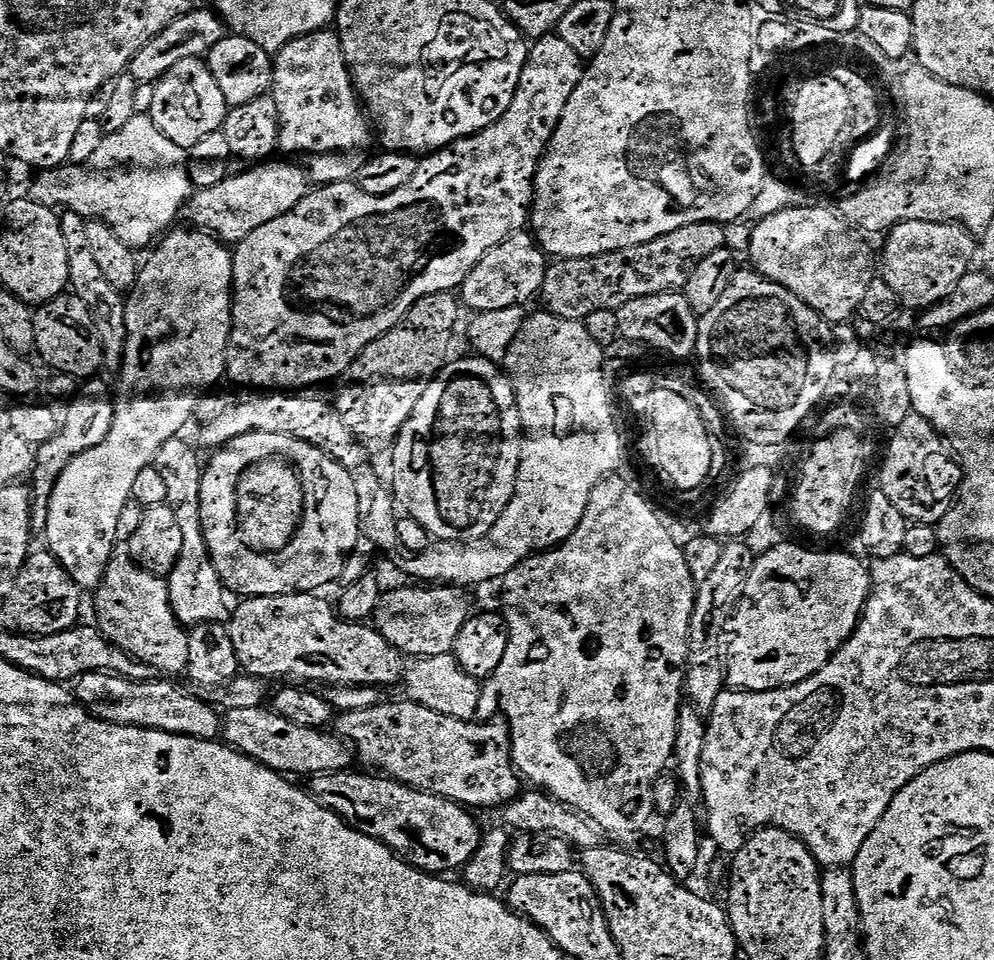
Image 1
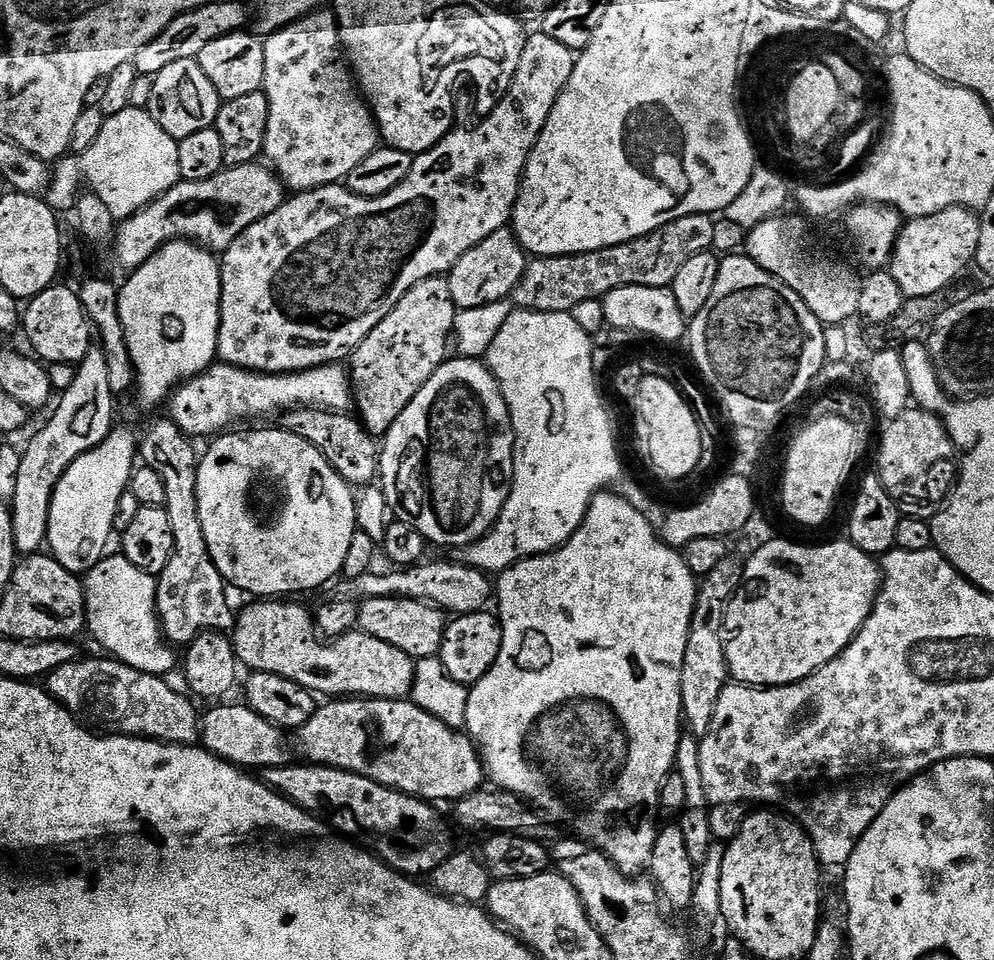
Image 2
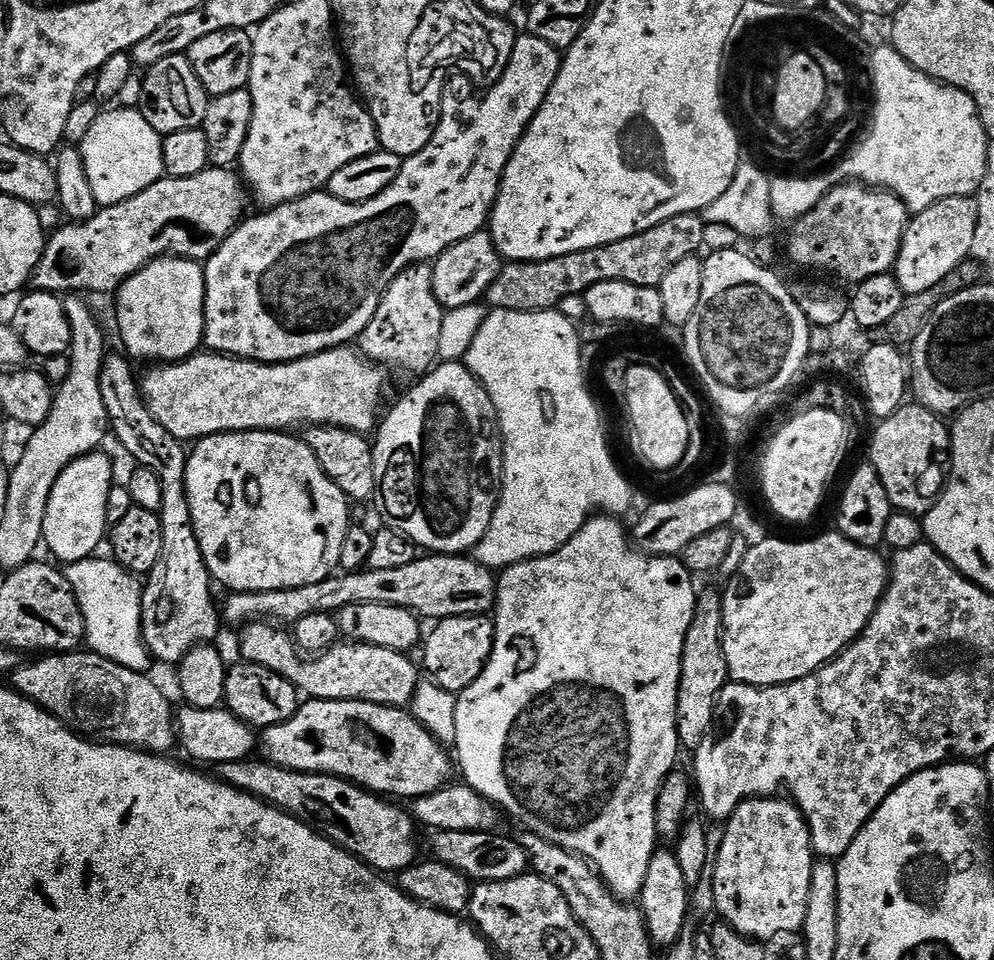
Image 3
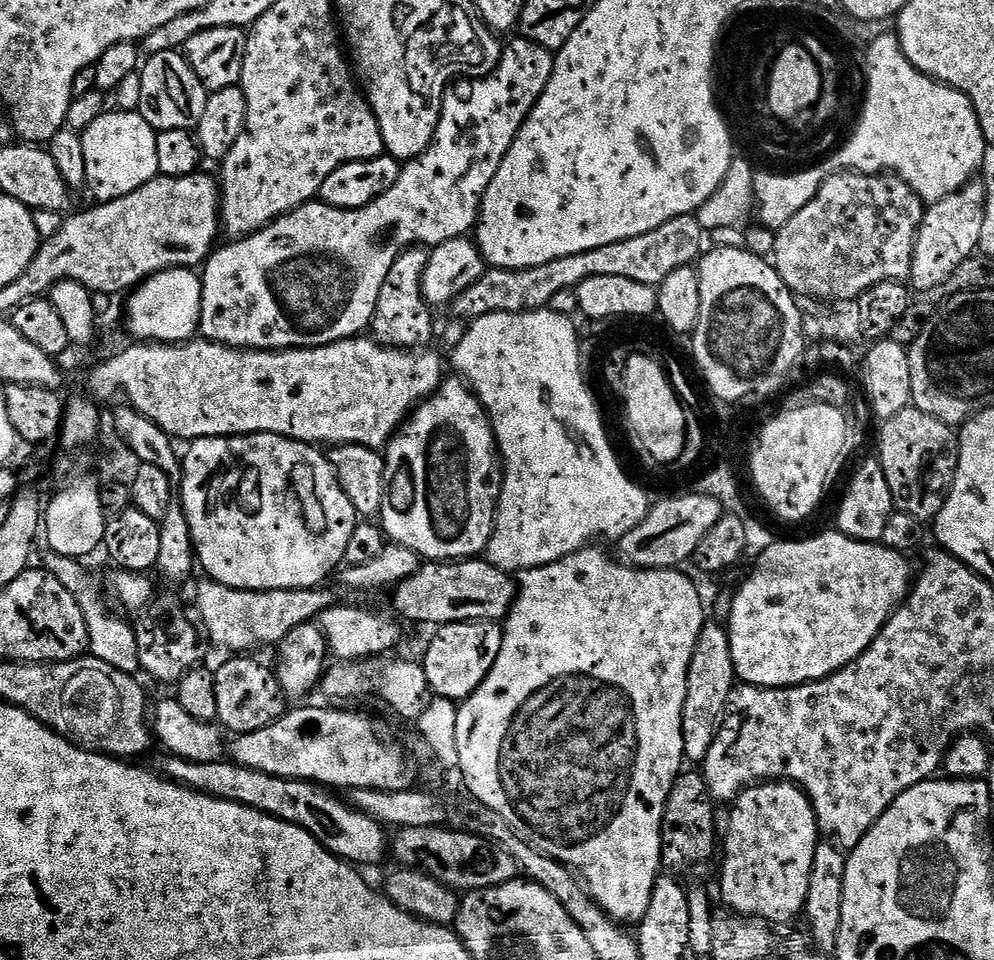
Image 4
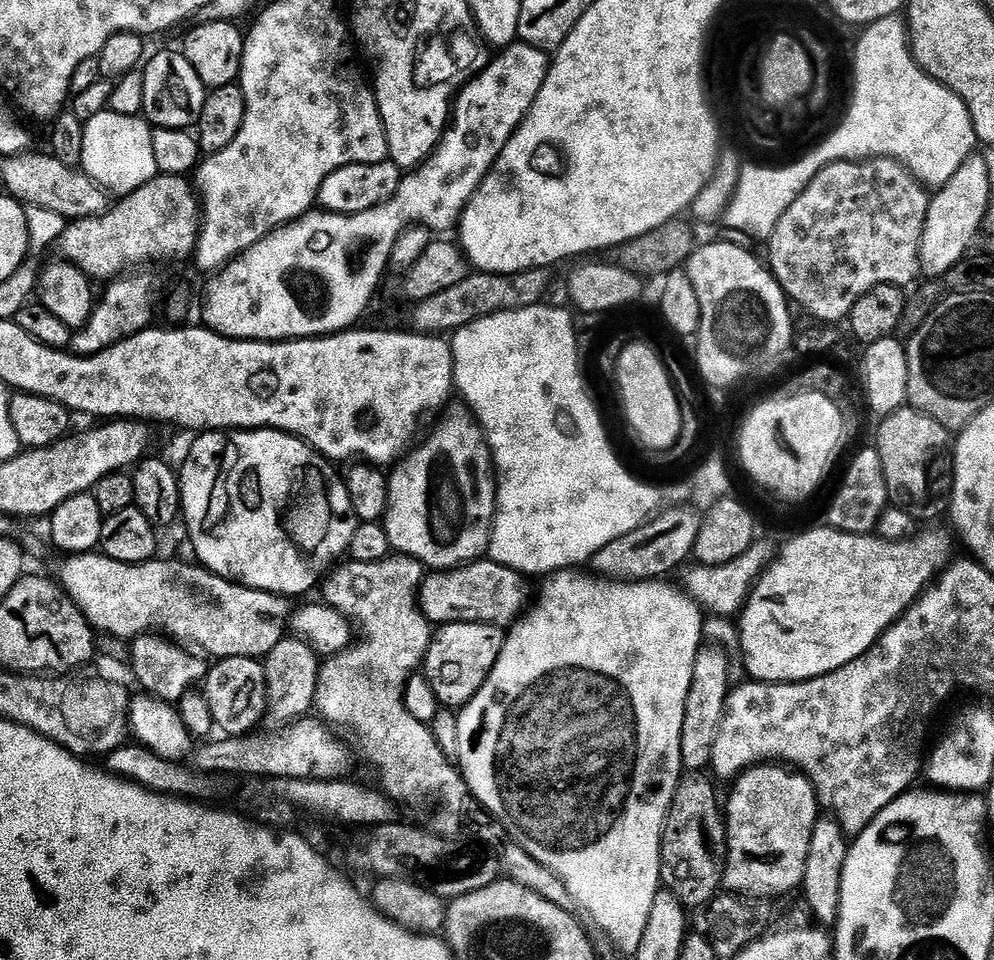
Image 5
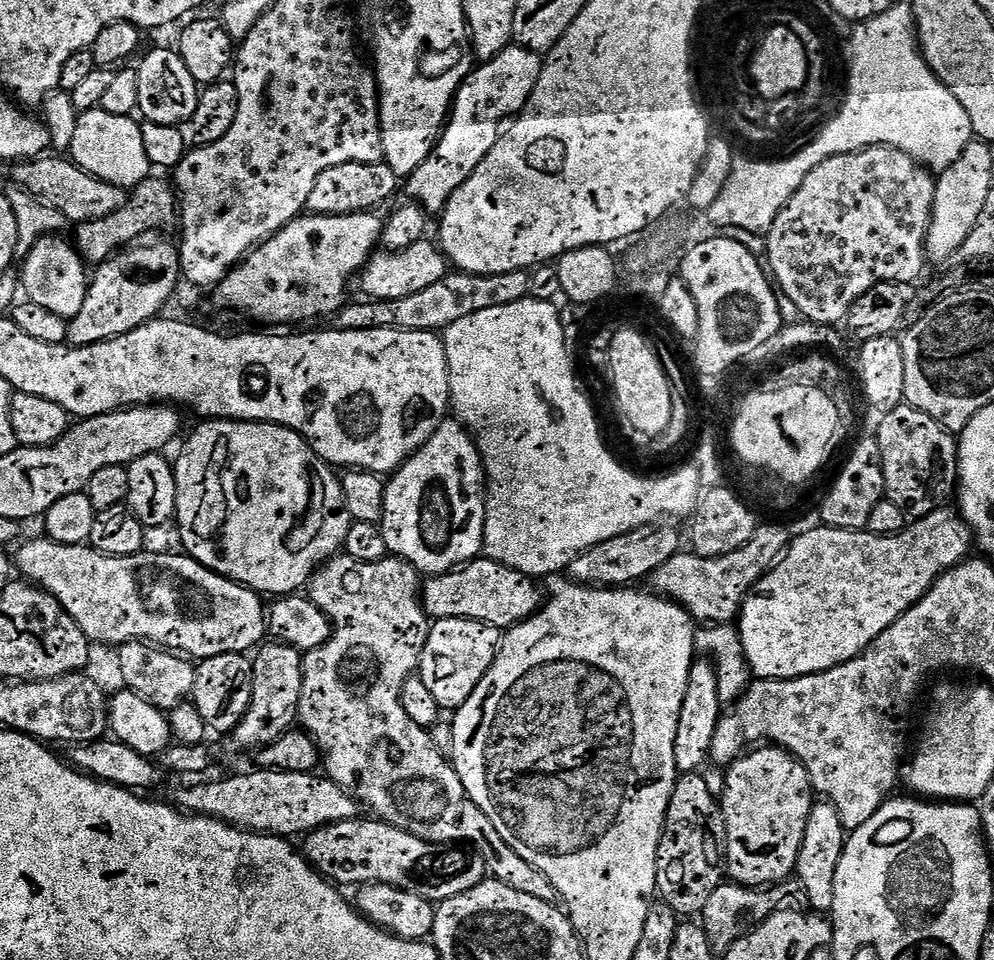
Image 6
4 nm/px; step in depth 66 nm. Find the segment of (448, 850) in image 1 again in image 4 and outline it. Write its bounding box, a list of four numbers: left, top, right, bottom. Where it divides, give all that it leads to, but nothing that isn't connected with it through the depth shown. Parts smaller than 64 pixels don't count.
[150,754,390,866]

